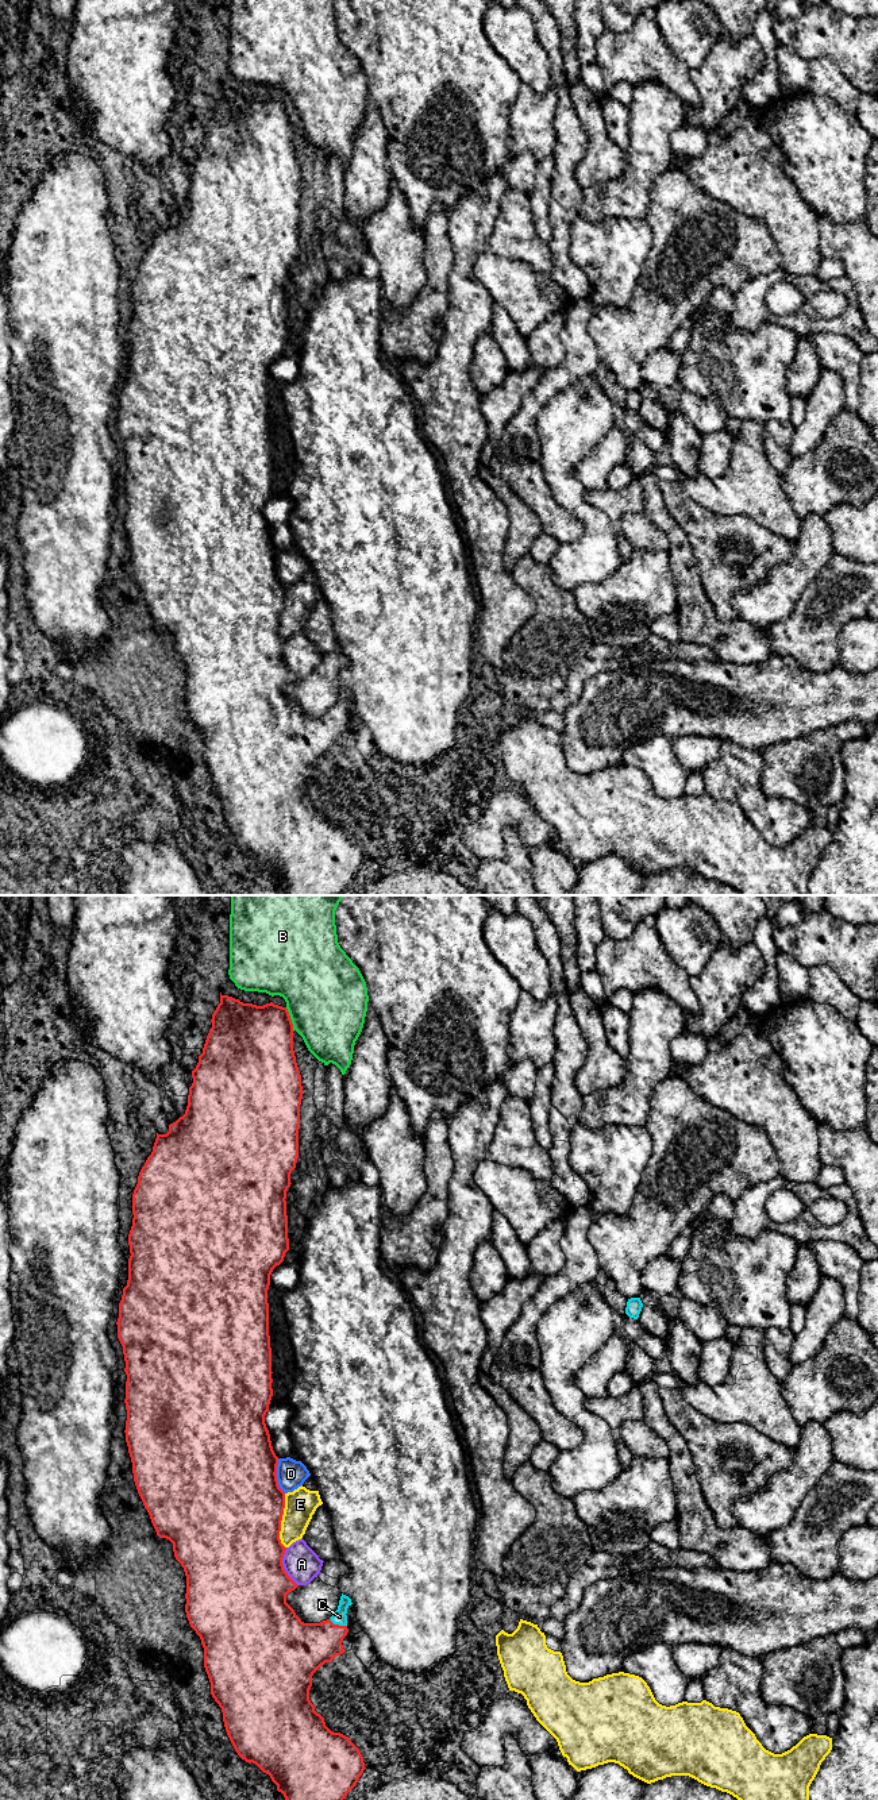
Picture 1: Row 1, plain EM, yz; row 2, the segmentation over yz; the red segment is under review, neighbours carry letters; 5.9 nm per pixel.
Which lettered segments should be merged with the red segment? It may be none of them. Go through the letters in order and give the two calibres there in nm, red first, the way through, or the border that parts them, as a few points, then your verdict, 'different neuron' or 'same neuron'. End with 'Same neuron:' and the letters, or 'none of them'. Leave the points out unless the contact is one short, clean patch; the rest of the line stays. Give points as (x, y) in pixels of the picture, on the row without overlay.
A: 500 nm thick on the red side, 200 nm on the other; different neuron
B: 440 nm thick on the red side, 480 nm on the other; different neuron
C: 300 nm thick on the red side, 90 nm on the other; runs through yz (303, 740), (320, 735), (338, 717), (339, 709); same neuron
D: 500 nm thick on the red side, 170 nm on the other; different neuron
E: 500 nm thick on the red side, 190 nm on the other; different neuron
Same neuron: C

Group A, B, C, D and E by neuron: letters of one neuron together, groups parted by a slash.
A / B / C / D / E

